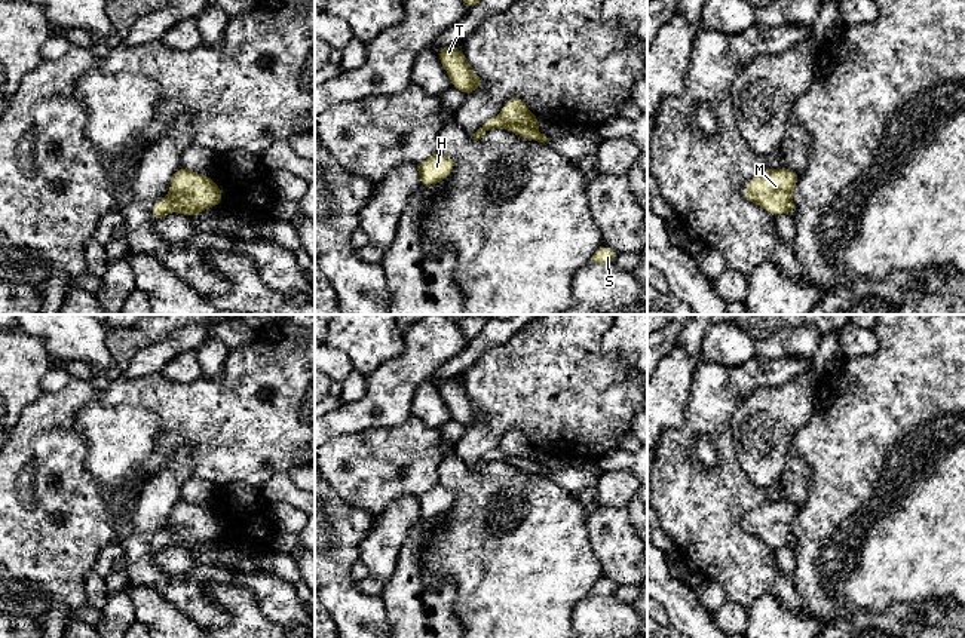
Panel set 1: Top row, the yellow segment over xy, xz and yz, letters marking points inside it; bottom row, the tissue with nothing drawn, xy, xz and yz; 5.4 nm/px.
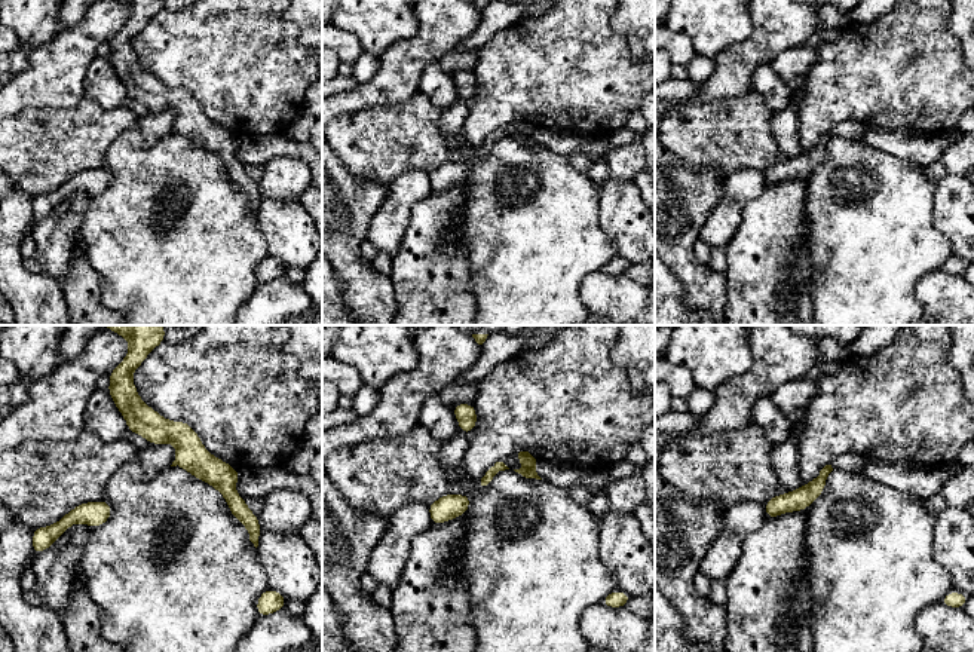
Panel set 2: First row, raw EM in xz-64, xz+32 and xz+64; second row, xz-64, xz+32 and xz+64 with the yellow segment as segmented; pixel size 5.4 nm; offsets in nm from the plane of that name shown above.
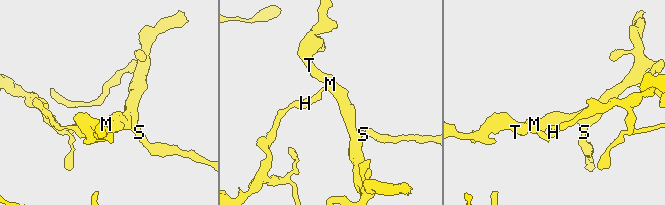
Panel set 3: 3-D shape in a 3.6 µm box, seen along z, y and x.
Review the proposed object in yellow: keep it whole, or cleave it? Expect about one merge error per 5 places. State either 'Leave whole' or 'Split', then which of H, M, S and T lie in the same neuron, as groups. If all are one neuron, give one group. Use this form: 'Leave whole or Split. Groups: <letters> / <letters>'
Leave whole. Groups: H M S T

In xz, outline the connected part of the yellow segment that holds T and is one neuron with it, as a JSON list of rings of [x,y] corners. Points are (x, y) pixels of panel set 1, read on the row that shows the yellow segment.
[[[444,45],[438,58],[447,71],[454,89],[463,93],[469,93],[484,85],[484,80],[472,71],[465,53],[460,52],[456,45]]]

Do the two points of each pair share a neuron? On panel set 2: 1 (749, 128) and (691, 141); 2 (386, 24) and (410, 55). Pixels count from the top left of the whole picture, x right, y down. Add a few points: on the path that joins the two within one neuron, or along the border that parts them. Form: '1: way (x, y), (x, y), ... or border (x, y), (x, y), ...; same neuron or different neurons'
1: way (734, 131), (726, 135), (706, 135); same neuron
2: border (416, 15), (416, 31), (392, 43), (377, 58); different neurons

